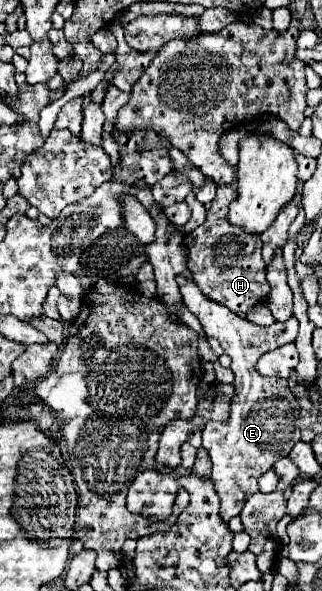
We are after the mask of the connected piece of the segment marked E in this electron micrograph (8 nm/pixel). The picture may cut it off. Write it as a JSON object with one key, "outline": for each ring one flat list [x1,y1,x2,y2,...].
{"outline":[[177,276,177,284,183,294,185,306,199,318,203,332,211,338,217,338,225,354,231,356,231,370,235,374,235,394,231,398,229,418,225,422,207,422,203,428,203,448,207,448,213,470,211,480,221,498,221,518,229,522,233,516,239,516,243,504,249,496,259,492,259,476,265,474,279,458,287,456,295,442,301,440,299,420,301,408,295,400,295,394,289,390,287,380,283,378,265,378,255,370,255,362,269,350,279,348,287,342,293,342,297,336,297,320,289,318,287,322,277,322,271,326,251,324,247,318,239,318,227,306,215,304,201,294,201,288]]}

